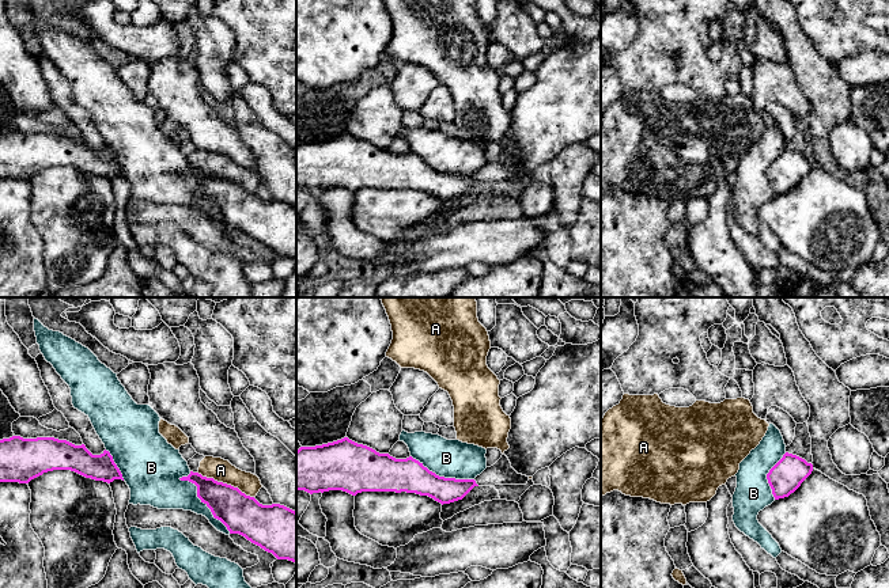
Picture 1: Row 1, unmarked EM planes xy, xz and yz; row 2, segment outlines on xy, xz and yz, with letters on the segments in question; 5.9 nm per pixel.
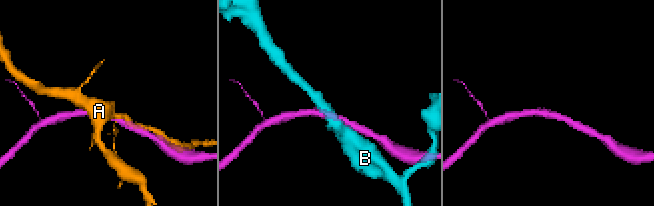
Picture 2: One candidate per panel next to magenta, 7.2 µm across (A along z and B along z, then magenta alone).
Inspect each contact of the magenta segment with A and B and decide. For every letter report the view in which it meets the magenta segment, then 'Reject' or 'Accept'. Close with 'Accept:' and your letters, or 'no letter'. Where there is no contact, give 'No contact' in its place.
A: Touches magenta in xy. Reject
B: Touches magenta in xy. Reject
Accept: no letter

